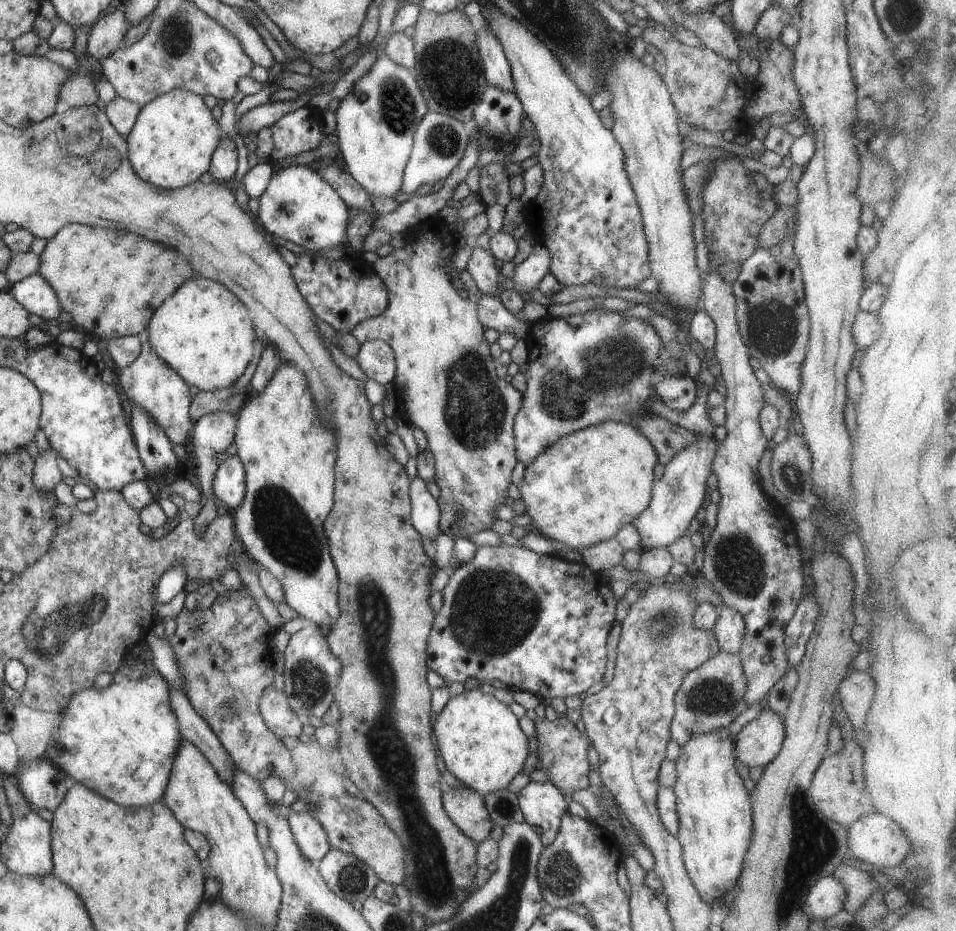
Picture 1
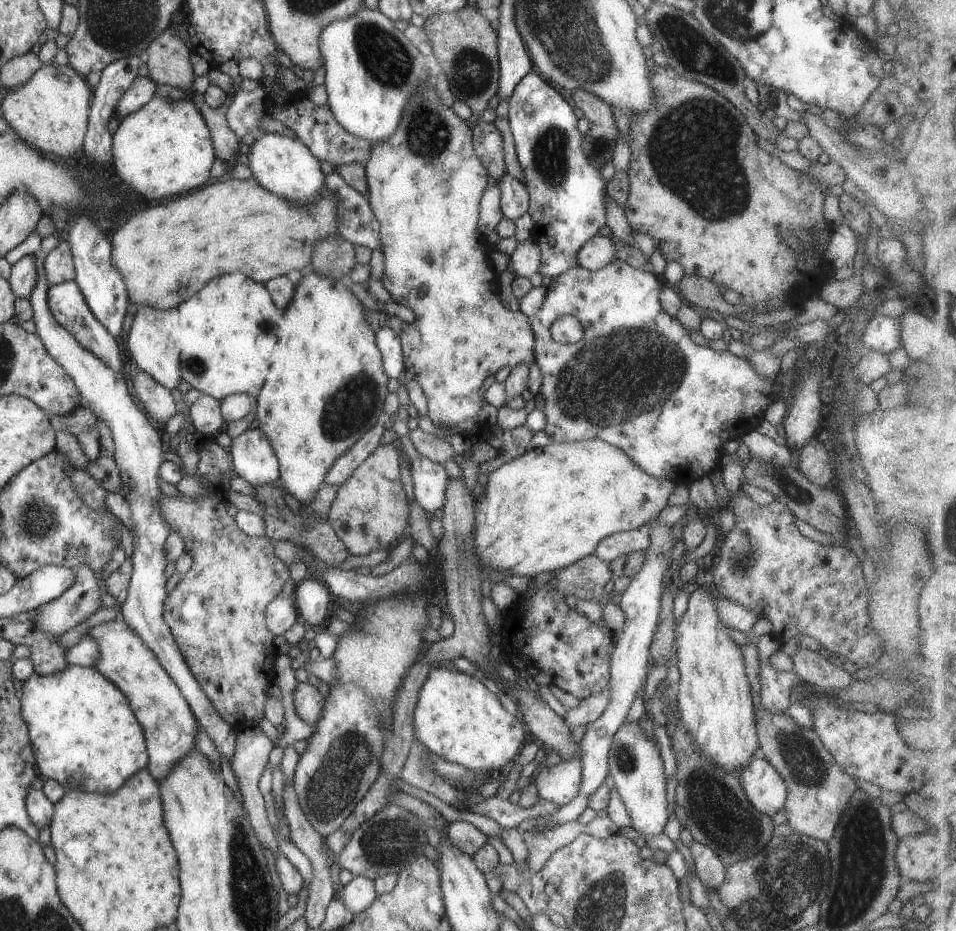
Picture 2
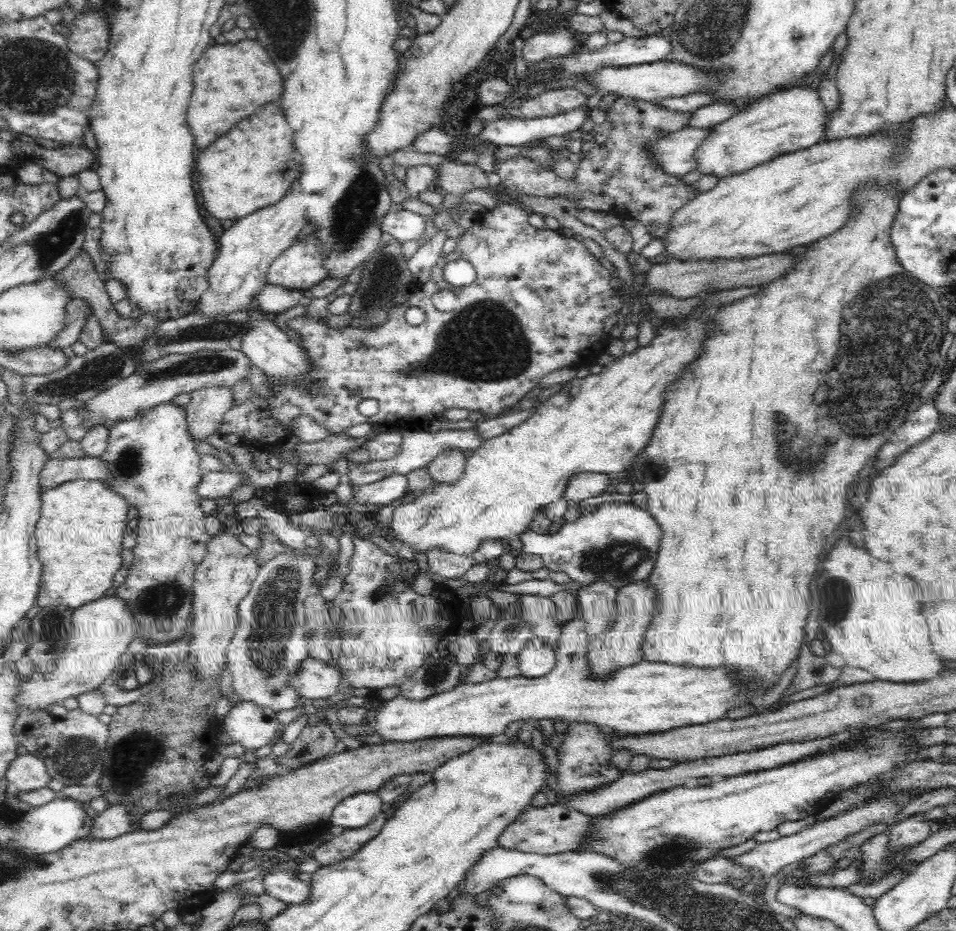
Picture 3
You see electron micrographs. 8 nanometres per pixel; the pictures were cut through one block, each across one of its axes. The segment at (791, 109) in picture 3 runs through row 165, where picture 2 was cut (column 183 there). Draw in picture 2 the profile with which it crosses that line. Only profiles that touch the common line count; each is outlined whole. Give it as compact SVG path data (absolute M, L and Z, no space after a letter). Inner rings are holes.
M120 616L89 629L83 635L91 636L99 648L100 656L93 667L120 689L142 727L148 757L146 770L159 784L175 769L176 763L195 749L198 725L190 707L152 653Z

